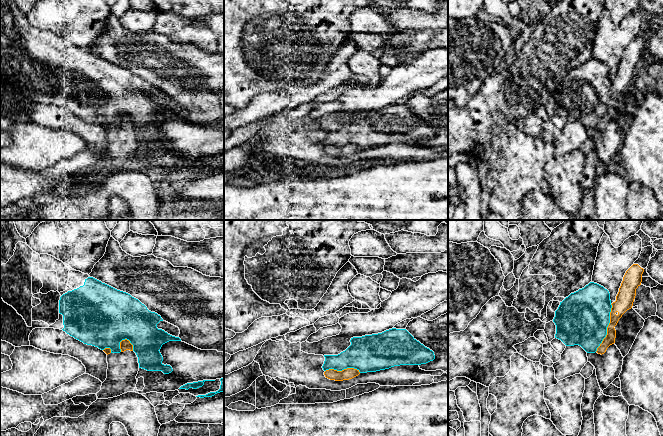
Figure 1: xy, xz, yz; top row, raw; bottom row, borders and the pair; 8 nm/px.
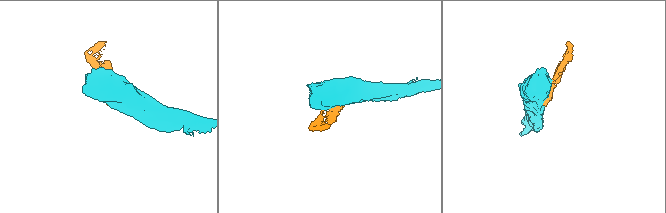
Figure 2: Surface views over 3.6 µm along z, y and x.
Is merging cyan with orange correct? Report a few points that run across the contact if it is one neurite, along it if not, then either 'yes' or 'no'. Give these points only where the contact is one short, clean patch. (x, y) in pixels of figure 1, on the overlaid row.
no

